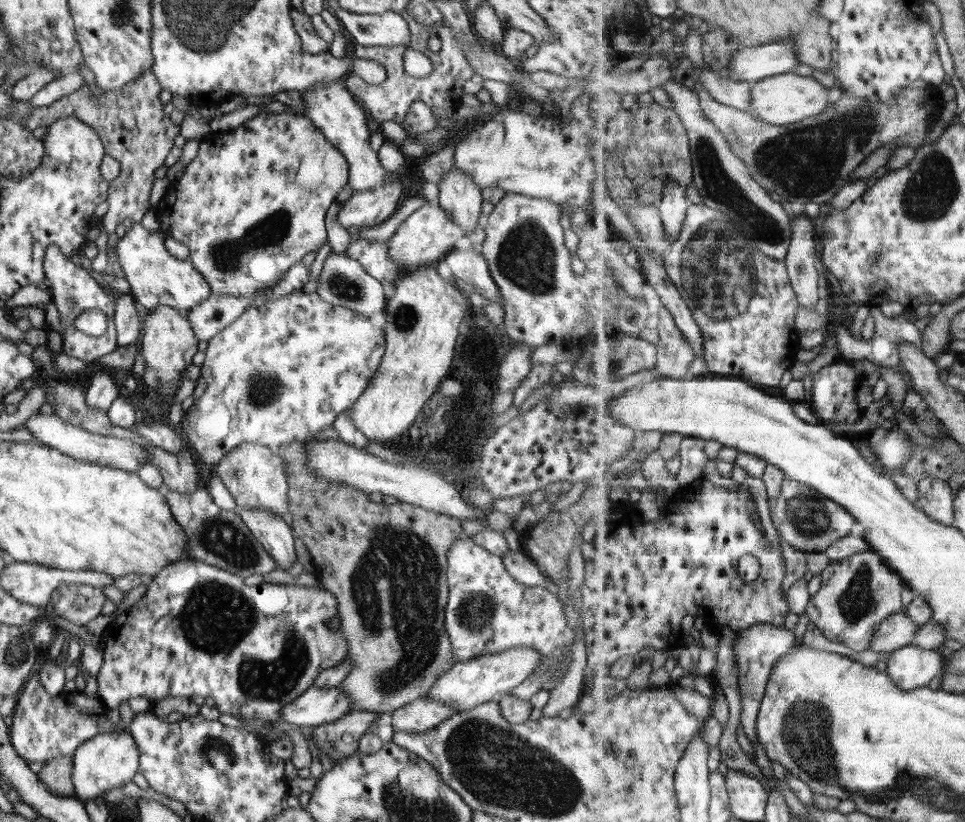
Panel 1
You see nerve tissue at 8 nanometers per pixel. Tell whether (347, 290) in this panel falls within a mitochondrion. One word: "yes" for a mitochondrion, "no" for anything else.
yes

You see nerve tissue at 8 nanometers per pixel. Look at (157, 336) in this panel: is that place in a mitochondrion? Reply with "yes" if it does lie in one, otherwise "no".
no

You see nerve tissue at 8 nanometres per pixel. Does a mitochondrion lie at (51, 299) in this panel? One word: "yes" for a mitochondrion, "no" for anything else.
no

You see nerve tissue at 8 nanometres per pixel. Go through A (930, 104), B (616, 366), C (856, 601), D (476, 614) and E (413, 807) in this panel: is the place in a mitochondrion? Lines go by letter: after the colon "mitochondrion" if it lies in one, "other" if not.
A: other
B: mitochondrion
C: mitochondrion
D: mitochondrion
E: mitochondrion

